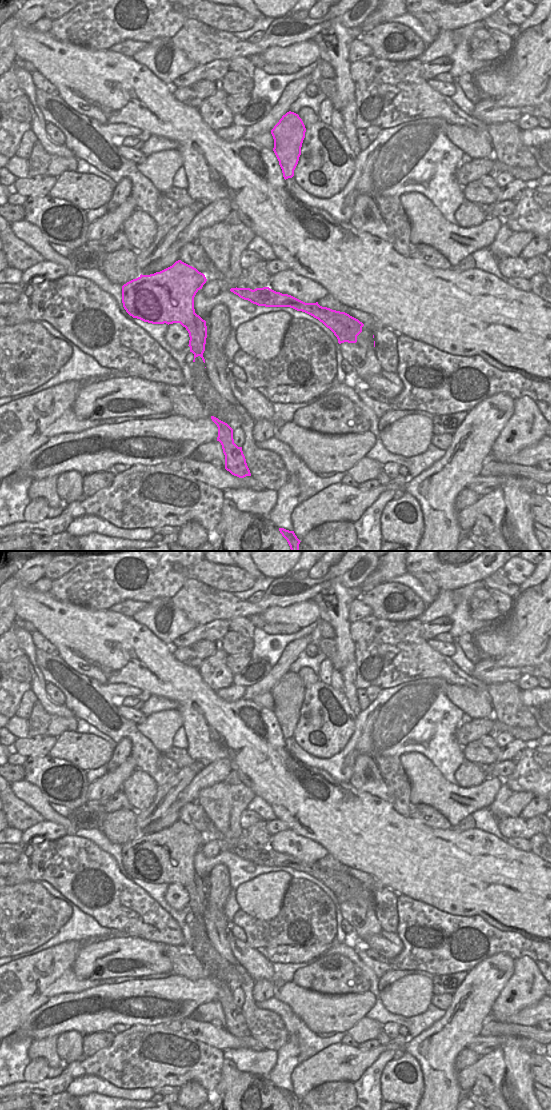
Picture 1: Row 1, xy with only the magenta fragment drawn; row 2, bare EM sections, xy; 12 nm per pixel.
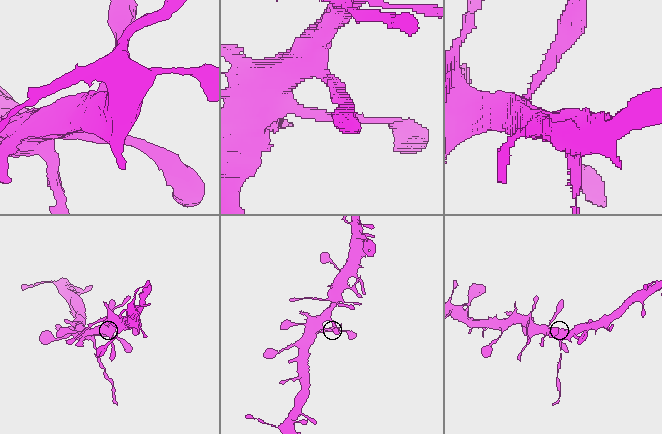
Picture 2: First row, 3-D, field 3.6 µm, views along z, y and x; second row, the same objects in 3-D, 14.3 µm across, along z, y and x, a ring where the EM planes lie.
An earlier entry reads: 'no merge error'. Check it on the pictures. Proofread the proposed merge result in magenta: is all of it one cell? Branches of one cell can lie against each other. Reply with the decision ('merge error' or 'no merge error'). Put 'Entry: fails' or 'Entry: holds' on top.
Entry: fails
merge error

